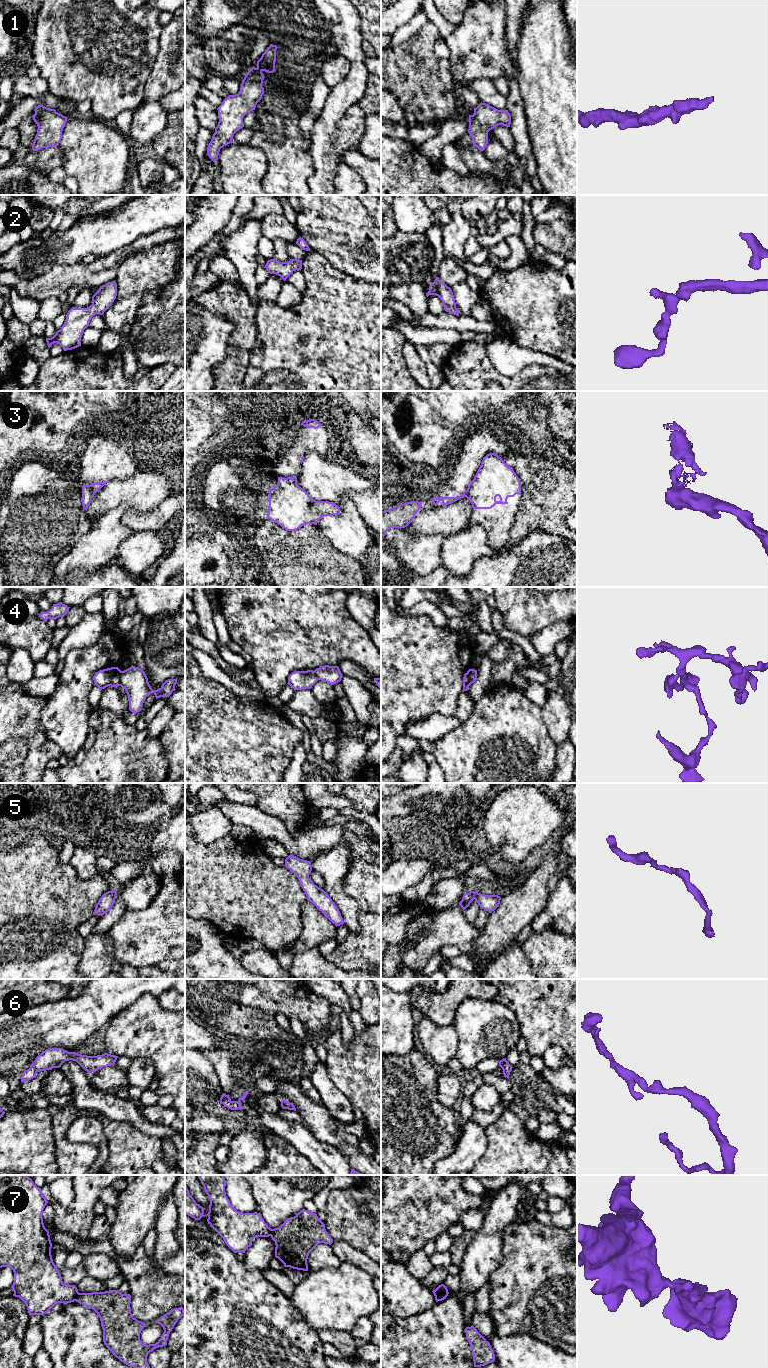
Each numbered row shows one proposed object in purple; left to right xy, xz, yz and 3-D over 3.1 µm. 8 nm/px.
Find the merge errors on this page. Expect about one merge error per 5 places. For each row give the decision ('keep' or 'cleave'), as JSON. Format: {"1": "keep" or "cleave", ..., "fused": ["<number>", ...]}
{"1": "keep", "2": "keep", "3": "cleave", "4": "cleave", "5": "keep", "6": "keep", "7": "cleave", "fused": ["3", "4", "7"]}

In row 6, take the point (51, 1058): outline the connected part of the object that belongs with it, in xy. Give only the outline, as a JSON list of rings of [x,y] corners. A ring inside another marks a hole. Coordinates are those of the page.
[[[49,1048],[35,1058],[30,1068],[25,1070],[21,1076],[21,1082],[36,1078],[40,1071],[59,1068],[65,1061],[76,1061],[88,1073],[114,1065],[118,1056],[104,1053],[97,1056],[81,1055],[76,1052],[68,1052],[62,1048]]]

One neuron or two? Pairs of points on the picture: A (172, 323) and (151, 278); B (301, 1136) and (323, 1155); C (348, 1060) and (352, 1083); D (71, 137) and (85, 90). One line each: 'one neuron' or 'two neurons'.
A: two neurons
B: one neuron
C: one neuron
D: two neurons

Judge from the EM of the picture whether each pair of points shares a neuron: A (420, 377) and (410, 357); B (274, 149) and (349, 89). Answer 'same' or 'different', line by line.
A: same
B: different

